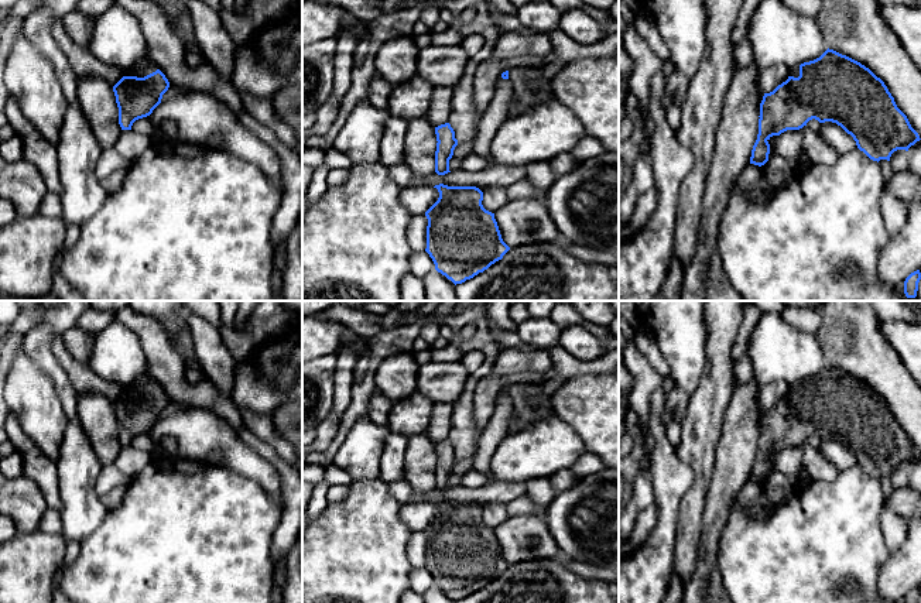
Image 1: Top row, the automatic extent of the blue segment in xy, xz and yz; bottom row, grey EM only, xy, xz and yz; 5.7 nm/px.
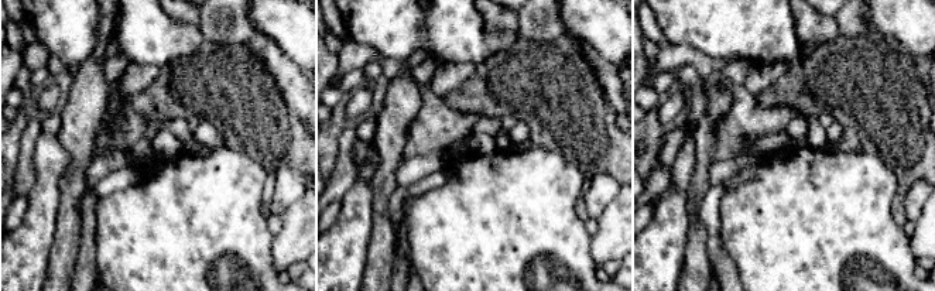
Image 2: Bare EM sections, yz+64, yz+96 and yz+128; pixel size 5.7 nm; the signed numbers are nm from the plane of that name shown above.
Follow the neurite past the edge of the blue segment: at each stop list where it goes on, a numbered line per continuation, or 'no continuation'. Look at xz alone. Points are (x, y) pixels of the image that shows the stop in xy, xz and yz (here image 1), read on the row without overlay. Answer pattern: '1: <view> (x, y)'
no continuation

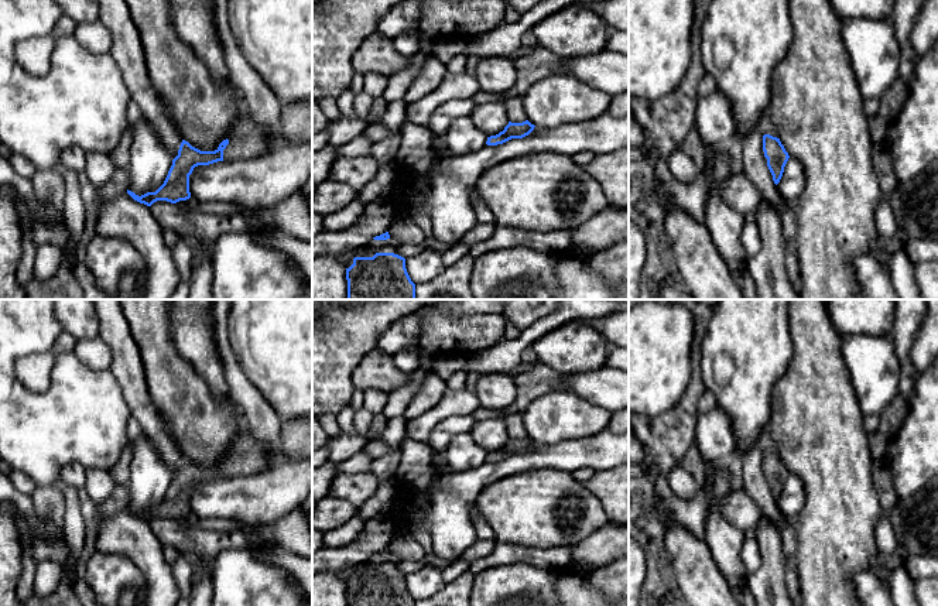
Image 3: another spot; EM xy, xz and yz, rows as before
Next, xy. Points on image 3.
1: xy (246, 455)

